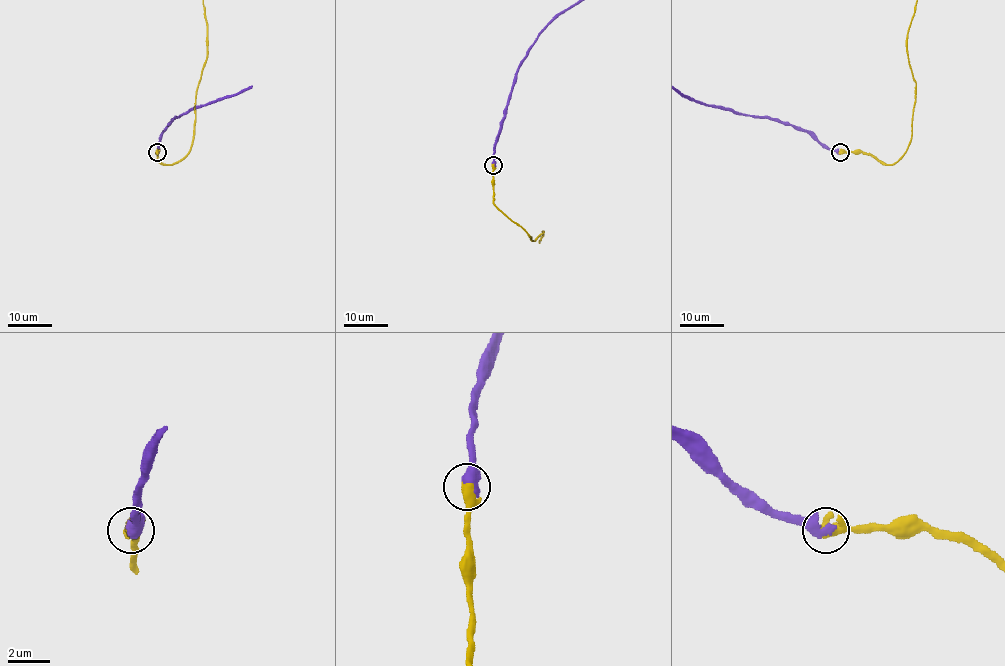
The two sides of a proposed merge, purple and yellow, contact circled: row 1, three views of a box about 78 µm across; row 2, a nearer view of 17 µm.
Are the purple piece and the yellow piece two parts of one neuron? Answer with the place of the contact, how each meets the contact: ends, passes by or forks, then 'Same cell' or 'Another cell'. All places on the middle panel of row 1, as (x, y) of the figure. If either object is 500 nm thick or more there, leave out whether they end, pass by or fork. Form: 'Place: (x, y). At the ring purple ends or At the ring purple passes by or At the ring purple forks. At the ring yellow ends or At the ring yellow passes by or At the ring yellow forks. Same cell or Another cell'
Place: (493, 165). At the ring purple passes by. At the ring yellow passes by. Same cell

